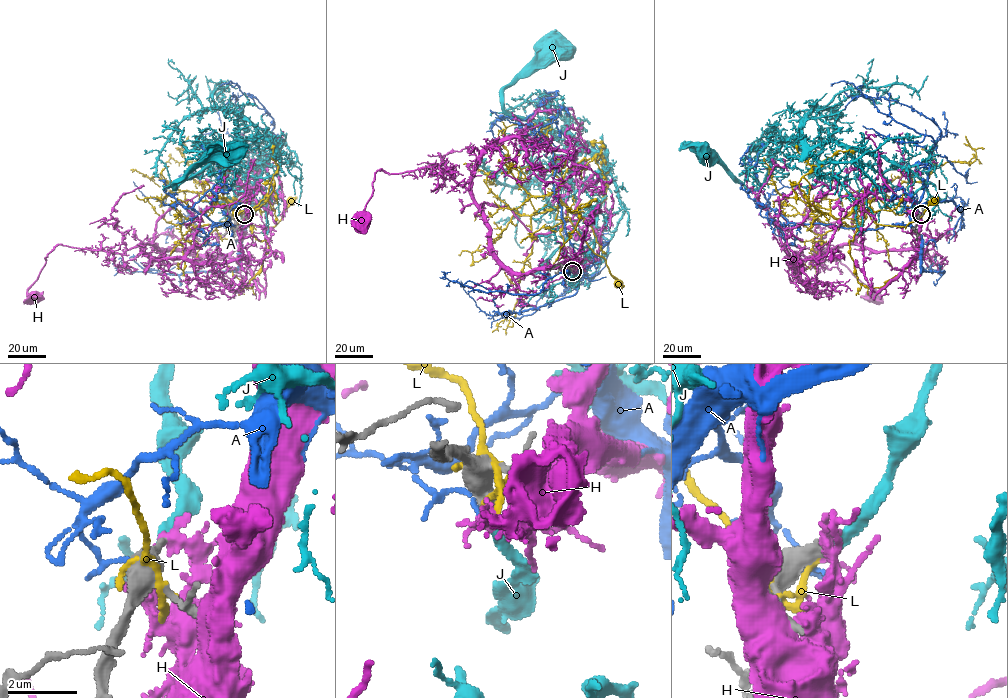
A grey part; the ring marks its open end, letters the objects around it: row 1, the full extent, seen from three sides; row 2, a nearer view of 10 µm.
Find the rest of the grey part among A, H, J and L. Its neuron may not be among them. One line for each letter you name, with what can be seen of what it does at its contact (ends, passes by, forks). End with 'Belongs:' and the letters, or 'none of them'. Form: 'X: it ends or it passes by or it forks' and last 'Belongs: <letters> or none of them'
J: it ends
Belongs: J

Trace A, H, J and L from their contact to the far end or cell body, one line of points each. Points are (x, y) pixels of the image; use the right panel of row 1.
A: (919, 215), (914, 208), (908, 224), (884, 225), (875, 229), (789, 223), (770, 207), (745, 155), (753, 143)
H: (921, 215), (922, 255), (848, 244), (816, 250), (823, 245), (818, 250), (837, 258), (873, 298)
J: (921, 214), (923, 181), (835, 142), (784, 139), (753, 189), (700, 149)
L: (920, 215), (913, 210), (898, 215), (878, 197), (870, 201), (866, 211), (876, 224), (905, 227), (933, 200)

